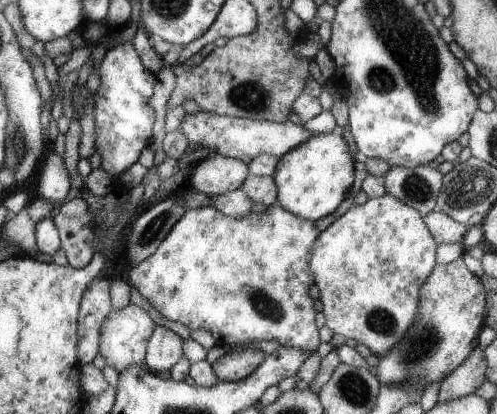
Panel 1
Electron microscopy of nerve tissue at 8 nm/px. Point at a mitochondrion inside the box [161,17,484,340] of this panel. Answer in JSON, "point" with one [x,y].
{"point":[253,97]}

